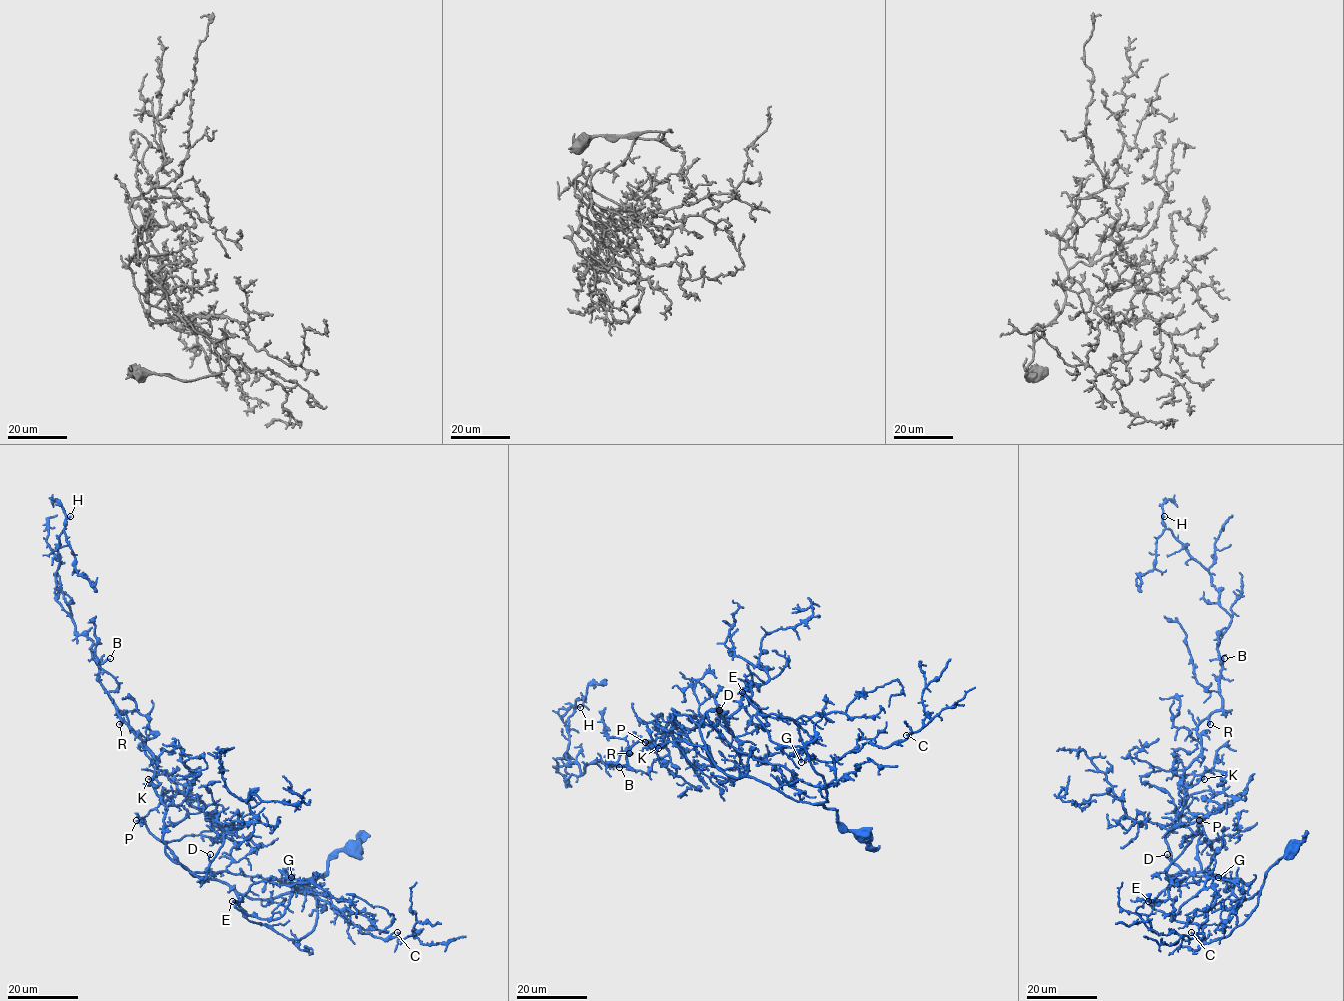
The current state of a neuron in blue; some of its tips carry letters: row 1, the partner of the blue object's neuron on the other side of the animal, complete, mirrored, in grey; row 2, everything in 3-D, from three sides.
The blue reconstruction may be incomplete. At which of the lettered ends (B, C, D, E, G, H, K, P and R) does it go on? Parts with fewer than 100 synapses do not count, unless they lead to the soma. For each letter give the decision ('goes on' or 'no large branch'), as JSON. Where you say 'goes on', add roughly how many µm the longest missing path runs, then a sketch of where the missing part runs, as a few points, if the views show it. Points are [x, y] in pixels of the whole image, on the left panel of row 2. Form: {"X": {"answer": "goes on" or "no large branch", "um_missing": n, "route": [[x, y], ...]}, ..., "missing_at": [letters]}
{"B": {"answer": "no large branch"}, "C": {"answer": "no large branch"}, "D": {"answer": "no large branch"}, "E": {"answer": "goes on", "um_missing": 90, "route": [[232, 901], [240, 868], [249, 859], [286, 864], [288, 850], [318, 853], [333, 875], [358, 886], [342, 841]]}, "G": {"answer": "no large branch"}, "H": {"answer": "no large branch"}, "K": {"answer": "no large branch"}, "P": {"answer": "goes on", "um_missing": 80, "route": [[136, 820], [130, 807], [138, 799], [121, 770], [120, 716], [82, 665], [85, 651], [78, 644], [72, 647]]}, "R": {"answer": "no large branch"}, "missing_at": ["E", "P"]}

